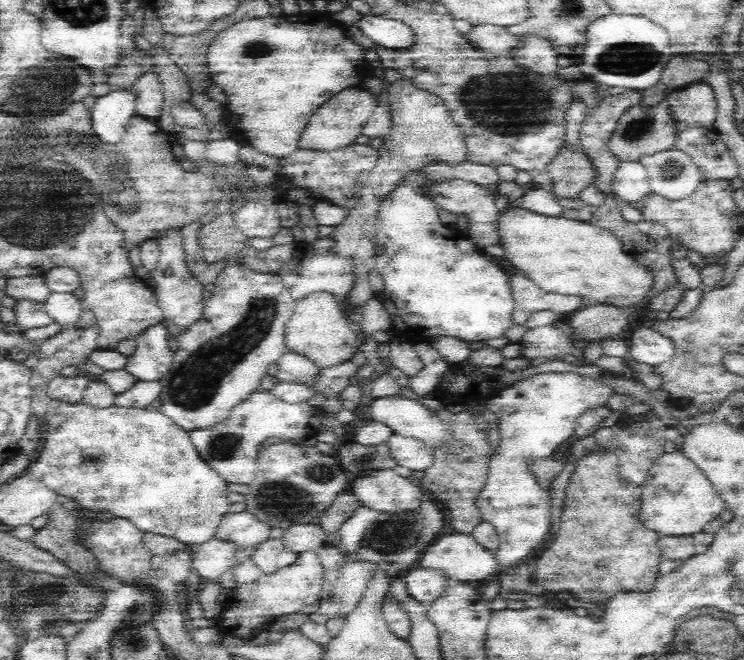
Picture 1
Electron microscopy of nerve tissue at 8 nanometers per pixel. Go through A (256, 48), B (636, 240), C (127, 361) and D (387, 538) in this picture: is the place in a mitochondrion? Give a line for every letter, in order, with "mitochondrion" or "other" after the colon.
A: mitochondrion
B: other
C: other
D: mitochondrion

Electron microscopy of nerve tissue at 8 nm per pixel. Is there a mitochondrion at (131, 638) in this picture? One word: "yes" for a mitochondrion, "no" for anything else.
yes

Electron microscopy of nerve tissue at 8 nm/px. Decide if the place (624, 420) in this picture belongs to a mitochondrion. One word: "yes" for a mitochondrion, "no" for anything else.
no

